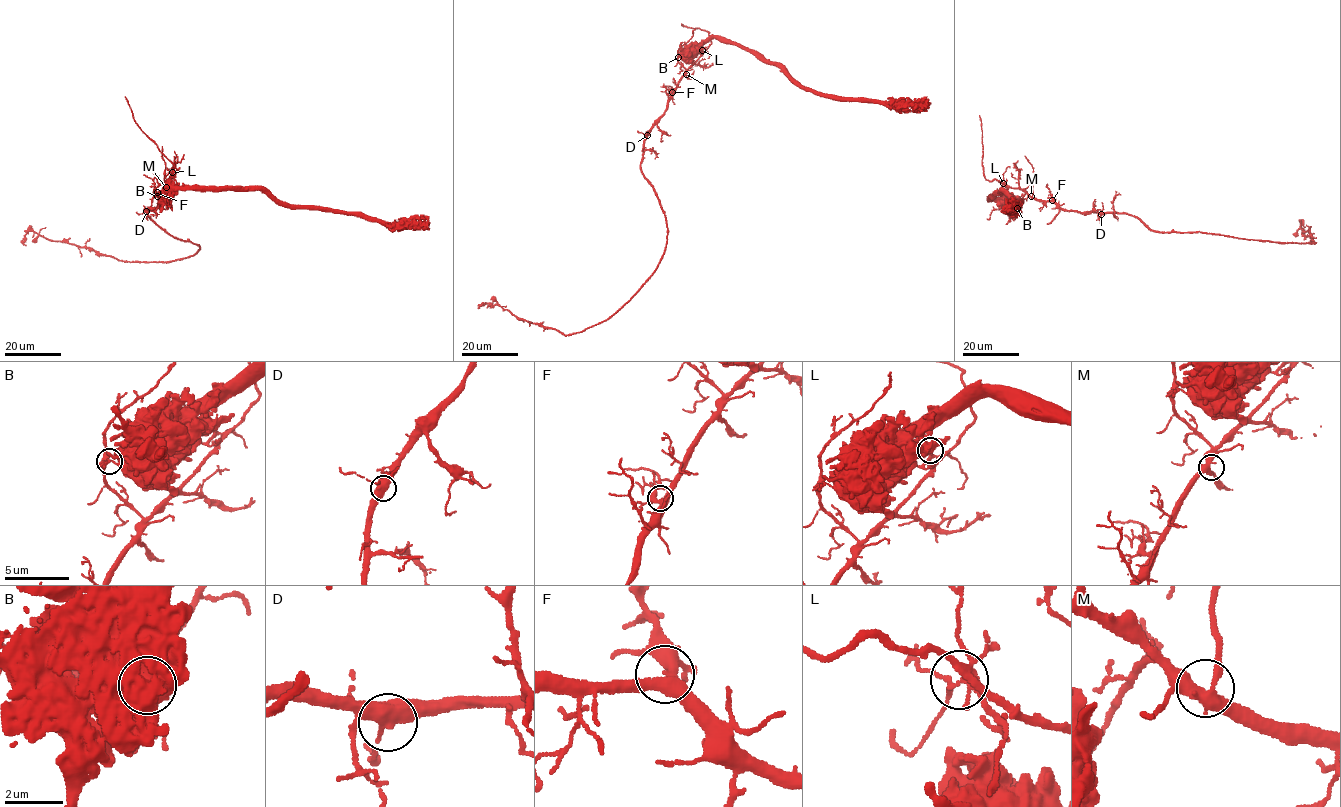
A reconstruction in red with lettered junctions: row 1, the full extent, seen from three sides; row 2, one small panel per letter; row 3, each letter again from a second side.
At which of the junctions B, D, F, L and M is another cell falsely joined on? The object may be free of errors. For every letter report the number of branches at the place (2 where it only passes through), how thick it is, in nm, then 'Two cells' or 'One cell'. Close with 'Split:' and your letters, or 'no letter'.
B: Branches: 3. Thickness 110 nm. Two cells
D: Branches: 4. Thickness 460 nm. One cell
F: Branches: 4. Thickness 320 nm. One cell
L: Branches: 7. Thickness 220 nm. One cell
M: Branches: 3. Thickness 360 nm. One cell
Split: B

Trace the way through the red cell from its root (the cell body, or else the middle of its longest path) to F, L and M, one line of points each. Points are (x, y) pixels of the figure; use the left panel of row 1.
F: (145, 209), (158, 205), (157, 192)
L: (145, 209), (158, 205), (159, 193), (167, 180), (172, 178), (172, 172)
M: (145, 209), (156, 207), (159, 193), (166, 187)

